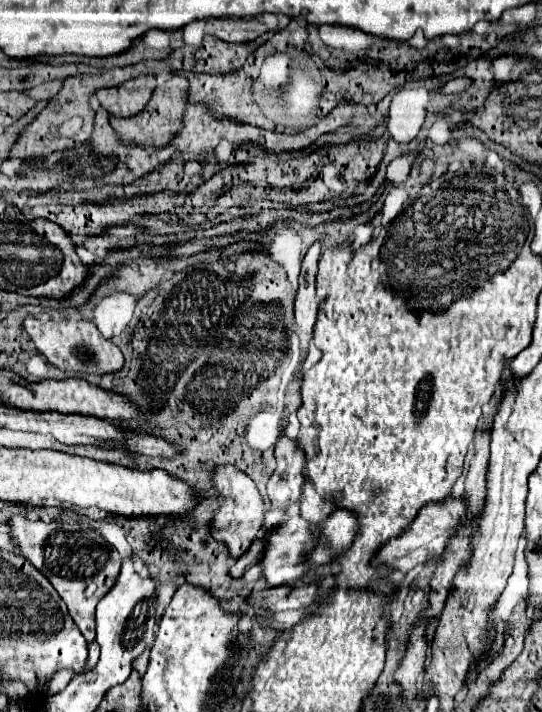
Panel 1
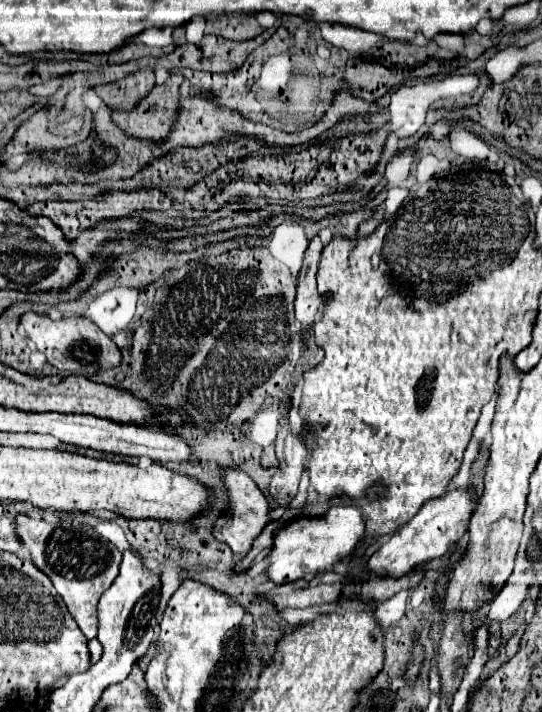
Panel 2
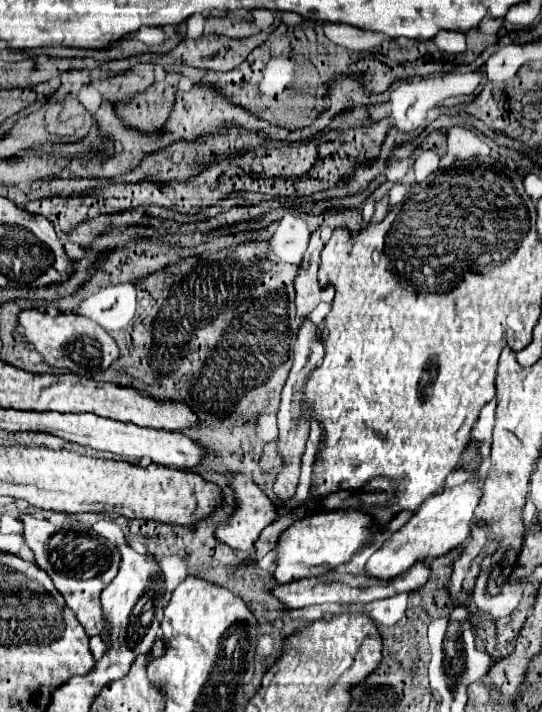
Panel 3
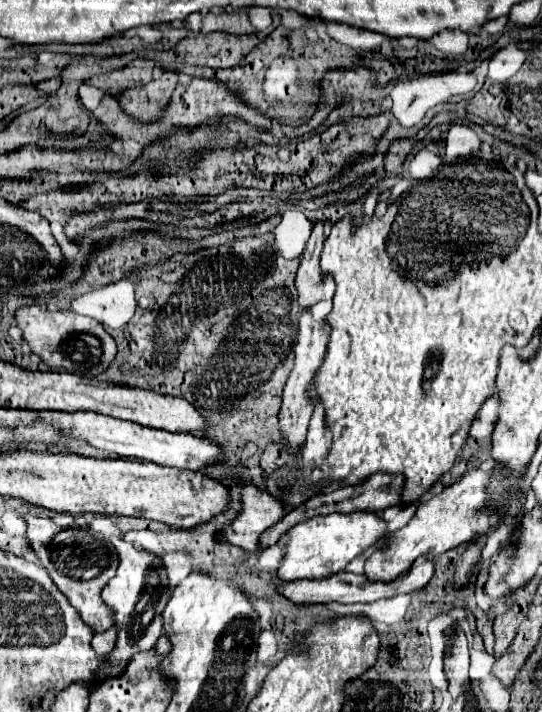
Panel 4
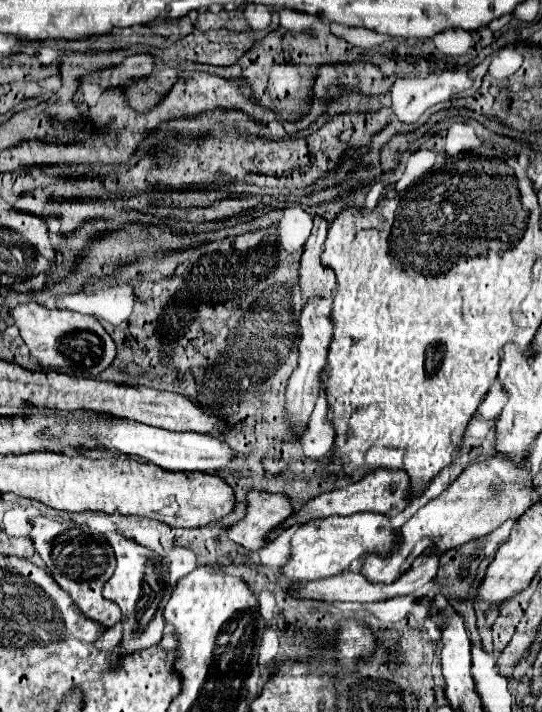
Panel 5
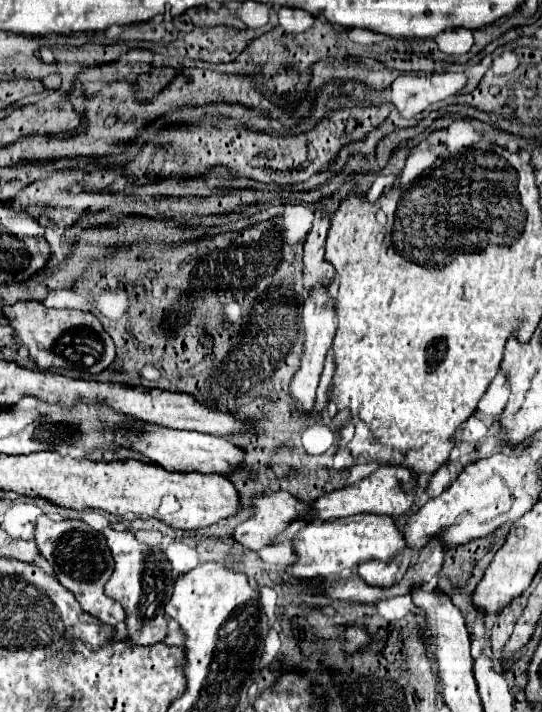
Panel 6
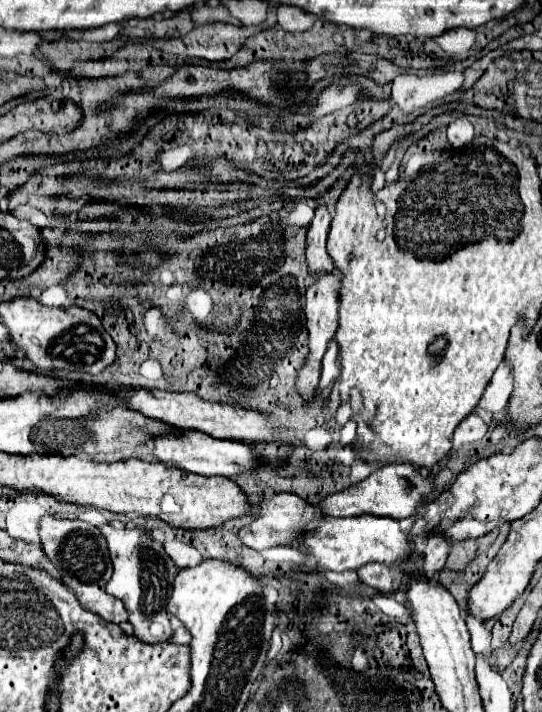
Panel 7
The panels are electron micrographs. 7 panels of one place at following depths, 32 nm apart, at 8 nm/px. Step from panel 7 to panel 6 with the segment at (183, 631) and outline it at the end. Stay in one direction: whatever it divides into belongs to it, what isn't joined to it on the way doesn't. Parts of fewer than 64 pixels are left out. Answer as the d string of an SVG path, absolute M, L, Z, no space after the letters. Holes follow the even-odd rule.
M174 622L170 624L170 628L168 628L168 636L166 636L166 640L164 640L164 644L174 644L174 646L182 646L186 642L186 634L182 632L182 628L180 626L176 626Z

